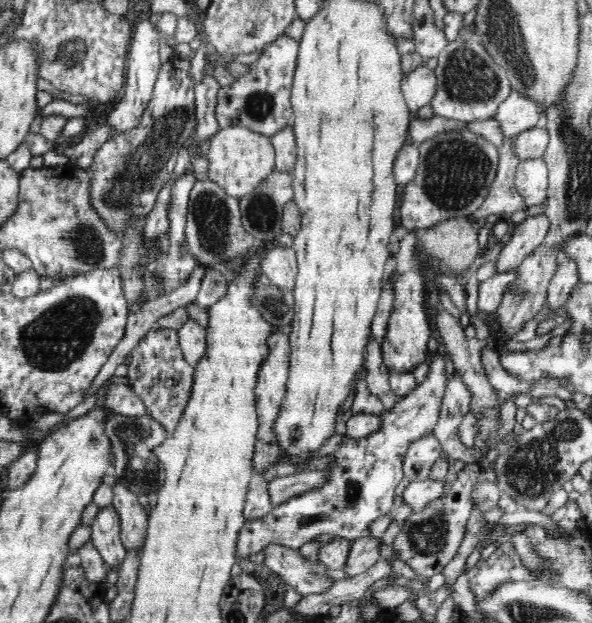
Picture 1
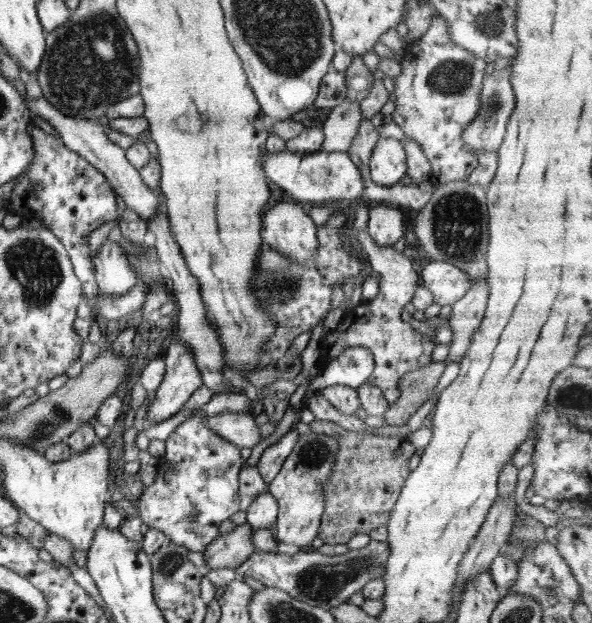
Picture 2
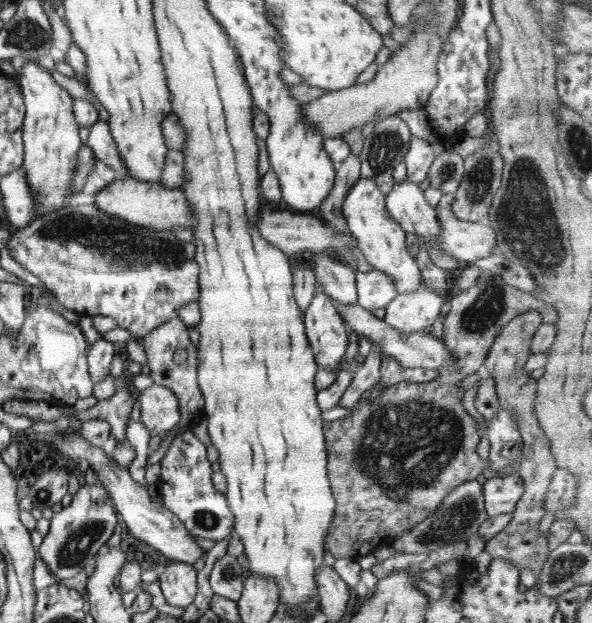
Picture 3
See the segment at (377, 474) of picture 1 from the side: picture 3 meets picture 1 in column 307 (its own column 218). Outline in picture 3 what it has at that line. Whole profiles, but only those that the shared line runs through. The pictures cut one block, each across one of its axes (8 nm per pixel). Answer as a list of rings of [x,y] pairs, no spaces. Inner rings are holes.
[[[201,432],[176,434],[164,457],[160,460],[161,474],[158,489],[164,507],[182,521],[193,536],[221,541],[233,534],[234,518],[225,493],[218,492],[212,484],[212,464],[206,458],[206,443]]]

